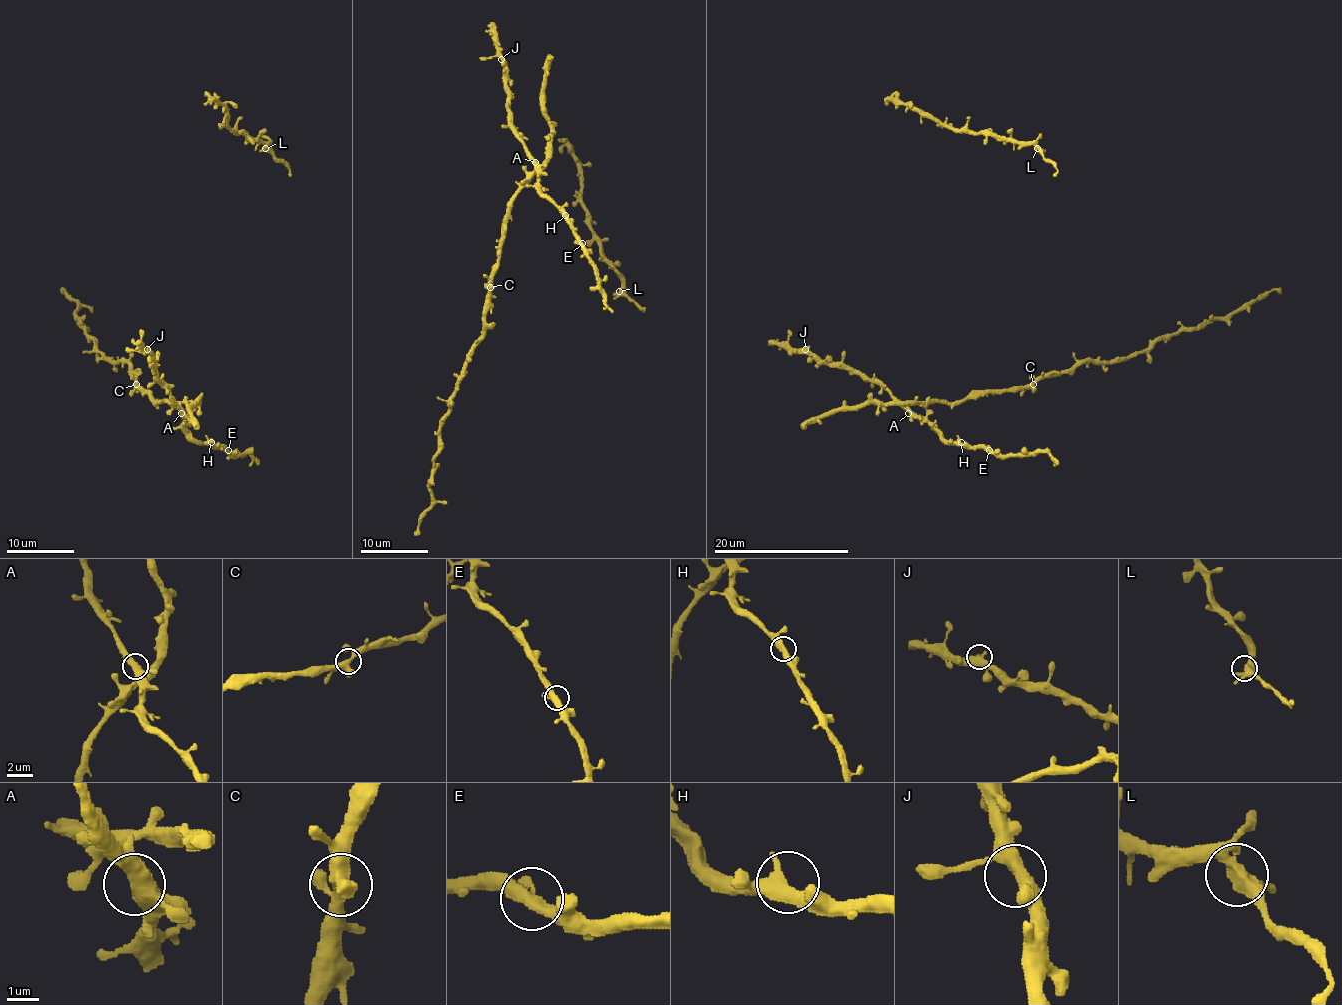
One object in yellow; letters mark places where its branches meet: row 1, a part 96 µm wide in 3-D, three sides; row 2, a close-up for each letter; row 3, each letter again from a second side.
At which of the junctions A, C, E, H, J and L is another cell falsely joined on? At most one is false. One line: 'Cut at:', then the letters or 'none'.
Cut at: none

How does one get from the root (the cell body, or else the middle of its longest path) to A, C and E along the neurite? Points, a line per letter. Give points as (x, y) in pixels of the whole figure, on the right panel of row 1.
A: (1072, 352), (1076, 362), (1069, 369), (1044, 374), (1030, 384), (974, 393), (952, 403), (913, 403), (908, 413)
C: (1072, 352), (1076, 362), (1069, 369), (1045, 374), (1033, 384)
E: (1072, 352), (1069, 369), (1025, 386), (912, 404), (946, 440), (989, 450)

